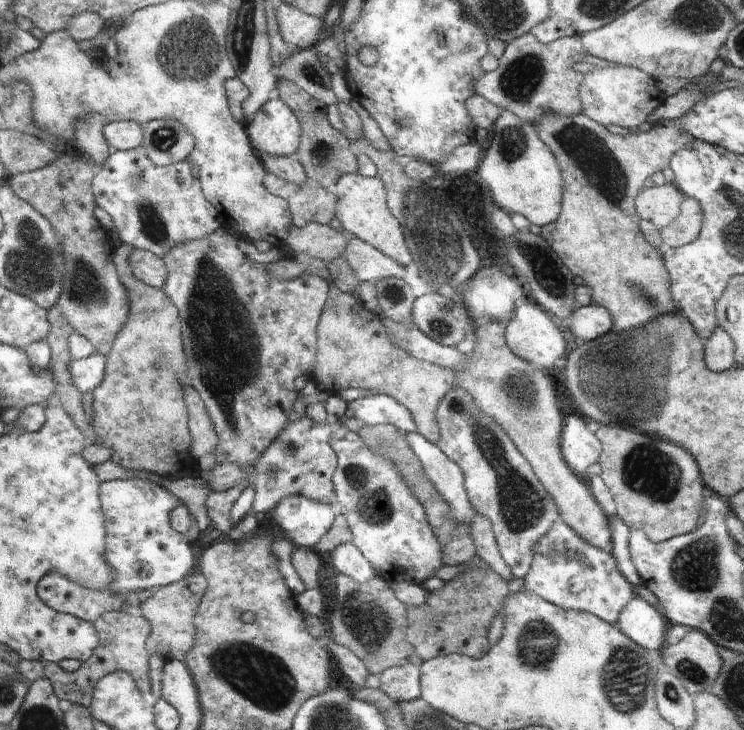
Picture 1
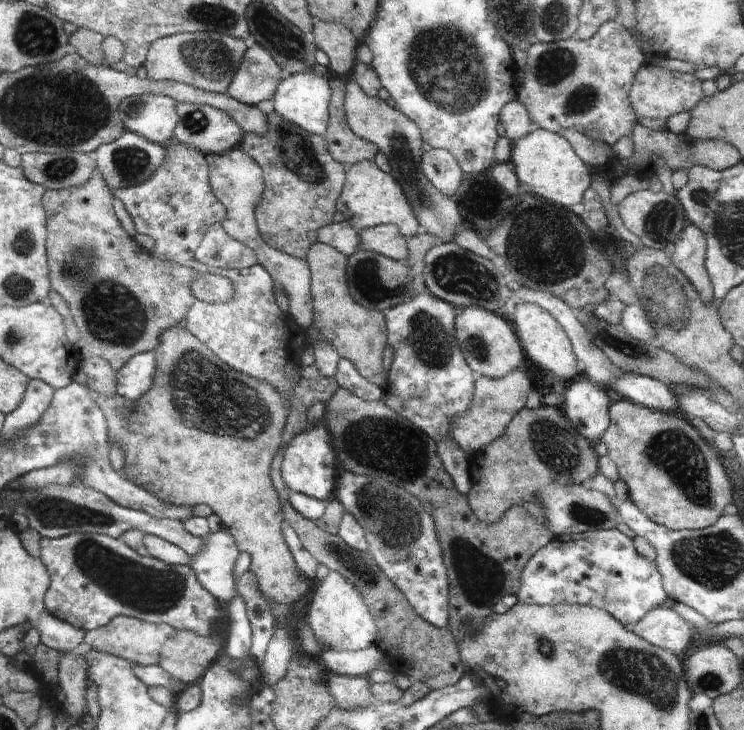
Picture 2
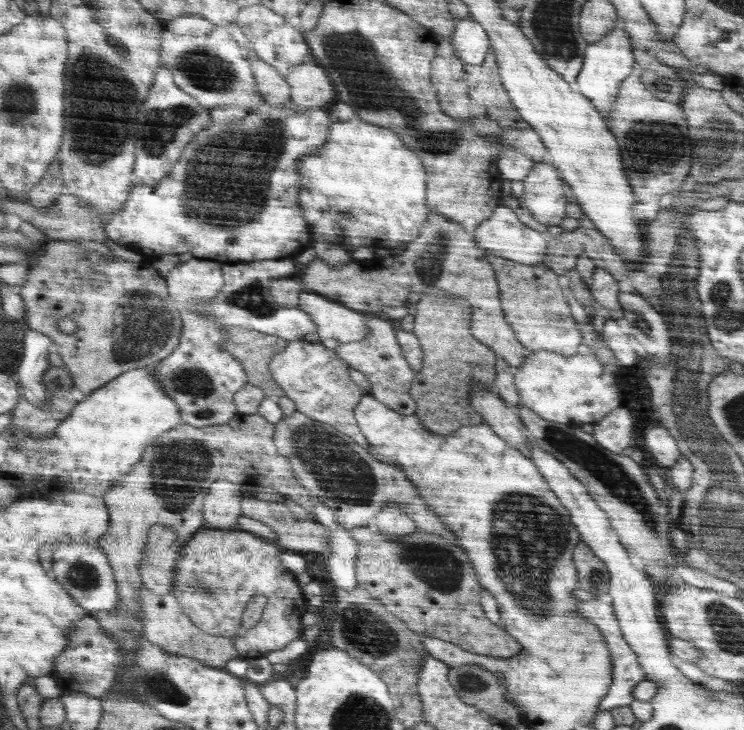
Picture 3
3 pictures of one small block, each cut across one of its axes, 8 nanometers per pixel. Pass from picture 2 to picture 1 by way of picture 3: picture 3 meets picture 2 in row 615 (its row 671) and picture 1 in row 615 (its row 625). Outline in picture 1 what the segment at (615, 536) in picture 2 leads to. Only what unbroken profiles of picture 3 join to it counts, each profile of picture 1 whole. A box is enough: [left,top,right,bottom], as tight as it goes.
[526,520,635,622]

